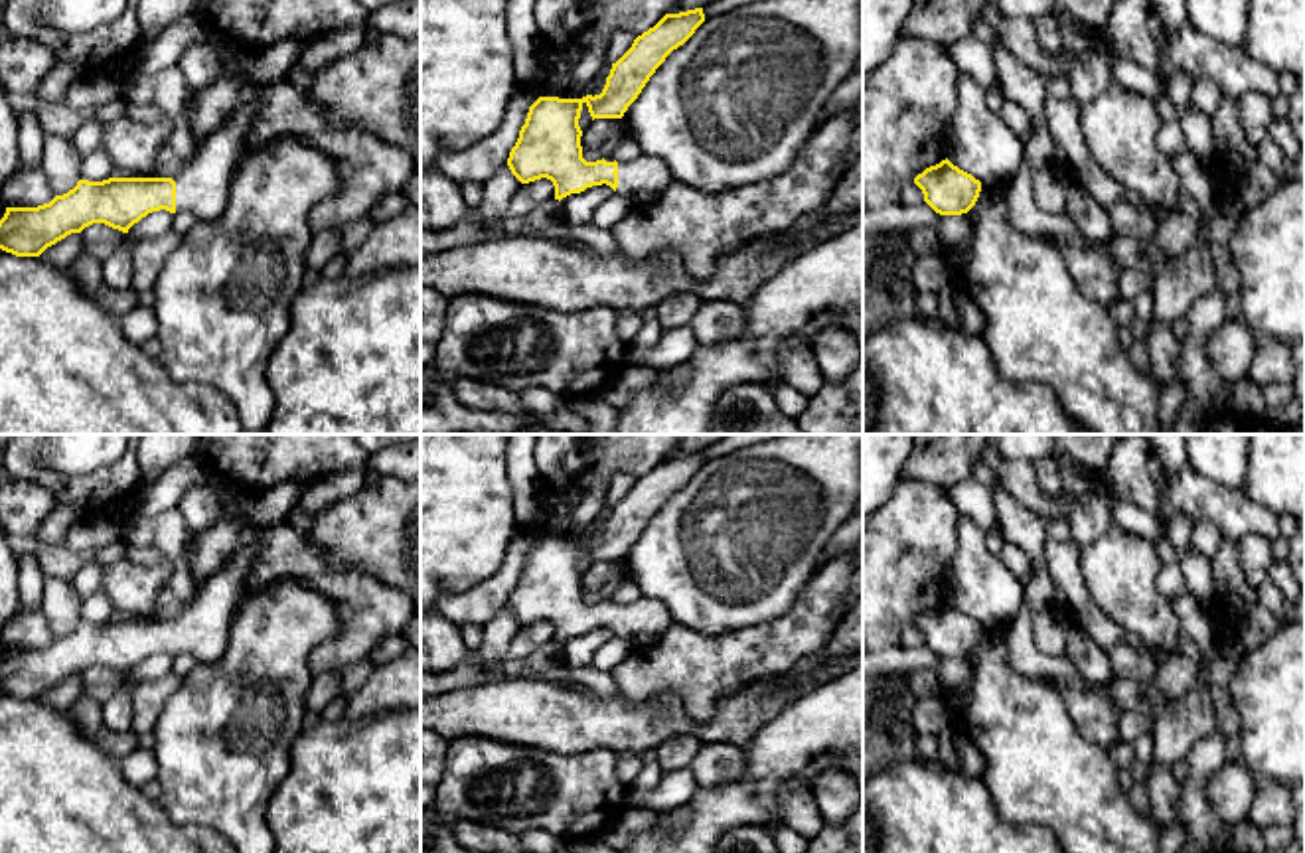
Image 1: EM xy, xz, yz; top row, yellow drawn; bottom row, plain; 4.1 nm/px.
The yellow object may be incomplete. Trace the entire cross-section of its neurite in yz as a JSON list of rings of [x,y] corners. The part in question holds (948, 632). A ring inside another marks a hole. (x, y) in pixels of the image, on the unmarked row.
[[[948,600],[914,620],[924,644],[940,658],[967,656],[981,634],[981,624],[954,608]]]

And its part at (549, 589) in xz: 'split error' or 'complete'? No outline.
split error

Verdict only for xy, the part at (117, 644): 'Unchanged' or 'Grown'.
Grown

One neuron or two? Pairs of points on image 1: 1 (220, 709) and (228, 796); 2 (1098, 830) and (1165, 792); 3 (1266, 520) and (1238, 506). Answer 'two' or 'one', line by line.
1: one
2: two
3: one

